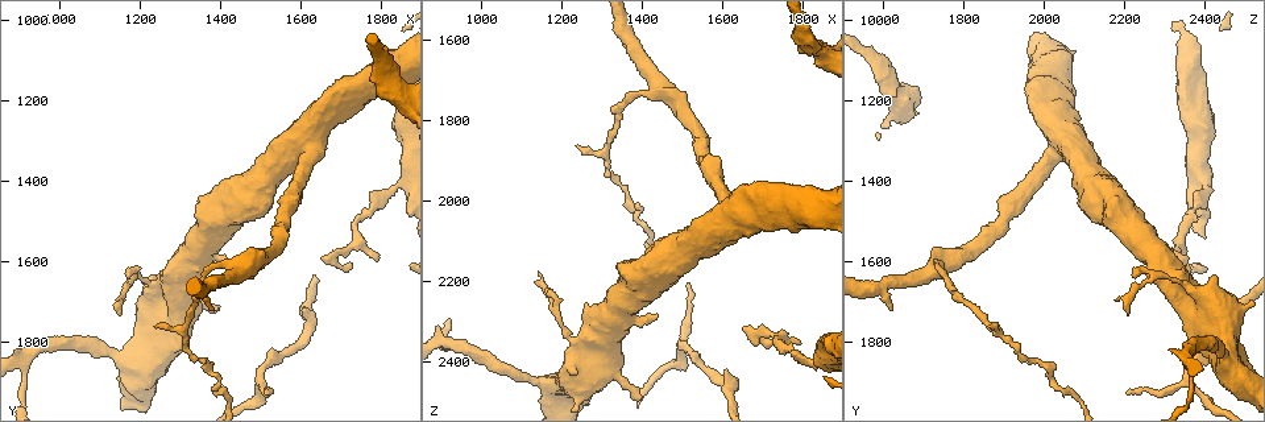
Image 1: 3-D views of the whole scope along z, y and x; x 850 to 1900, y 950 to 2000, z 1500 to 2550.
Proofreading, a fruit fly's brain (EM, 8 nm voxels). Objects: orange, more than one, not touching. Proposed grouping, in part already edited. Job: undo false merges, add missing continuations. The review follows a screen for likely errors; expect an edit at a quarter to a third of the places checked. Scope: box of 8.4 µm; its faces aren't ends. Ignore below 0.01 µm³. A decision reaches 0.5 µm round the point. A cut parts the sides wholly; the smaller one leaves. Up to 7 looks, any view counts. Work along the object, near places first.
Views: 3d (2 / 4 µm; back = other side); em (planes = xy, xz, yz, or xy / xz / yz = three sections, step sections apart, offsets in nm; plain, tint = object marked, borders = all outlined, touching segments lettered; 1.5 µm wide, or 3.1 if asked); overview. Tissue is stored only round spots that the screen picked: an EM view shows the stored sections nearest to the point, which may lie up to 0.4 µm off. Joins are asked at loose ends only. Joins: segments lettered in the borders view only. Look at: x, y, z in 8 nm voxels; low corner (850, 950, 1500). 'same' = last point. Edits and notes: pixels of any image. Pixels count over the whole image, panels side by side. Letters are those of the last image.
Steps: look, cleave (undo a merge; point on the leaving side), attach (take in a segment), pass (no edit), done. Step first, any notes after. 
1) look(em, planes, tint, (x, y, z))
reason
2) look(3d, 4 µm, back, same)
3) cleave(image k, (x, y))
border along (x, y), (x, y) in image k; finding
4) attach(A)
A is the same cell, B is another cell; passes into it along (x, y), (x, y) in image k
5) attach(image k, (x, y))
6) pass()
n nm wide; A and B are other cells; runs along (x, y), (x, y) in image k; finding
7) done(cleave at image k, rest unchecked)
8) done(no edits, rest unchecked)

look(3d, 4 µm, (1235, 1630, 2420))
thick end

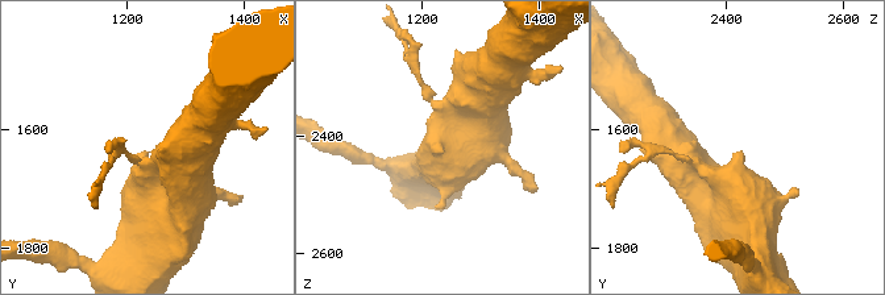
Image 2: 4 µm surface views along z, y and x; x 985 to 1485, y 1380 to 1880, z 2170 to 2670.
look(em, xy, step 4, tint, (1235, 1635, 2420))

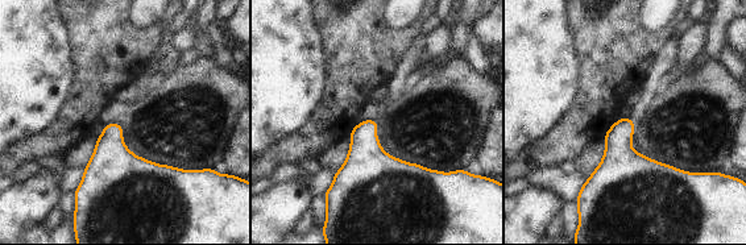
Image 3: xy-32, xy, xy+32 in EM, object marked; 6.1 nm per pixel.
look(em, planes, borders, same)

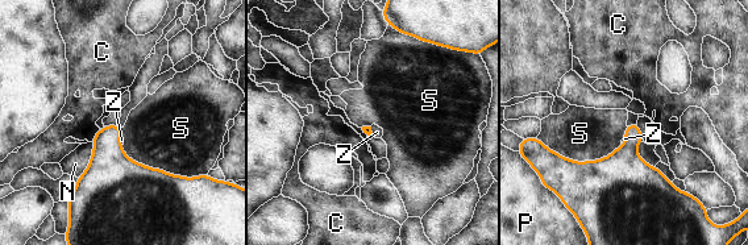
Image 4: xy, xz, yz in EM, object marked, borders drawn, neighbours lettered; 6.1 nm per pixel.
attach(Z)
Z is the same cell, C, N, P and S are other cells; passes into it along (623, 165), (631, 125), (632, 119) in image 4; it goes on there

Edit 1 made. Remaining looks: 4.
look(em, planes, borders, (1665, 1185, 1955))
free end

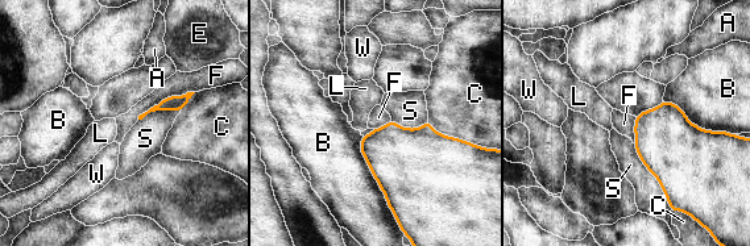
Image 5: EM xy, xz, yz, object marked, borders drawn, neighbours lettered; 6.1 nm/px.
pass()
A, B, C, E, F, L, S and W are other cells; border along (194, 91), (170, 95), (137, 119) in image 5; no lettered segment goes on from it

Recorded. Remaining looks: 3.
done(attach at image 4, rest unchecked)

